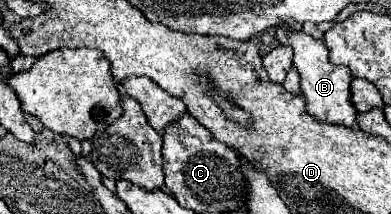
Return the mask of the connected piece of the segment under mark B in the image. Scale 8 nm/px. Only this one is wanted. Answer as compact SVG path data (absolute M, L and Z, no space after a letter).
M280 27L276 29L276 37L282 45L290 45L294 49L294 67L300 73L300 87L302 95L306 99L306 113L314 119L330 125L344 125L354 131L358 131L358 113L352 105L352 93L350 93L350 81L352 73L348 67L336 67L328 61L328 49L322 41L306 35L304 31L284 33Z

